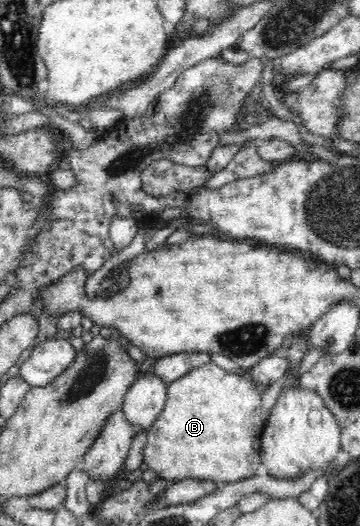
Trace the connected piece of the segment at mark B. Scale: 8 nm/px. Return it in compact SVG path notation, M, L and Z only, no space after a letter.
M210 361L188 374L182 376L178 380L172 382L167 386L166 402L160 416L156 418L156 422L150 426L147 432L147 442L144 450L144 461L148 463L148 469L156 471L160 478L167 479L168 481L182 481L185 479L198 479L198 480L214 480L216 483L236 483L243 479L254 477L256 474L262 472L263 467L260 459L260 449L258 447L258 435L263 426L262 418L262 402L260 401L262 388L259 387L252 378L244 378L240 372L227 371L226 369L218 366L218 364Z

